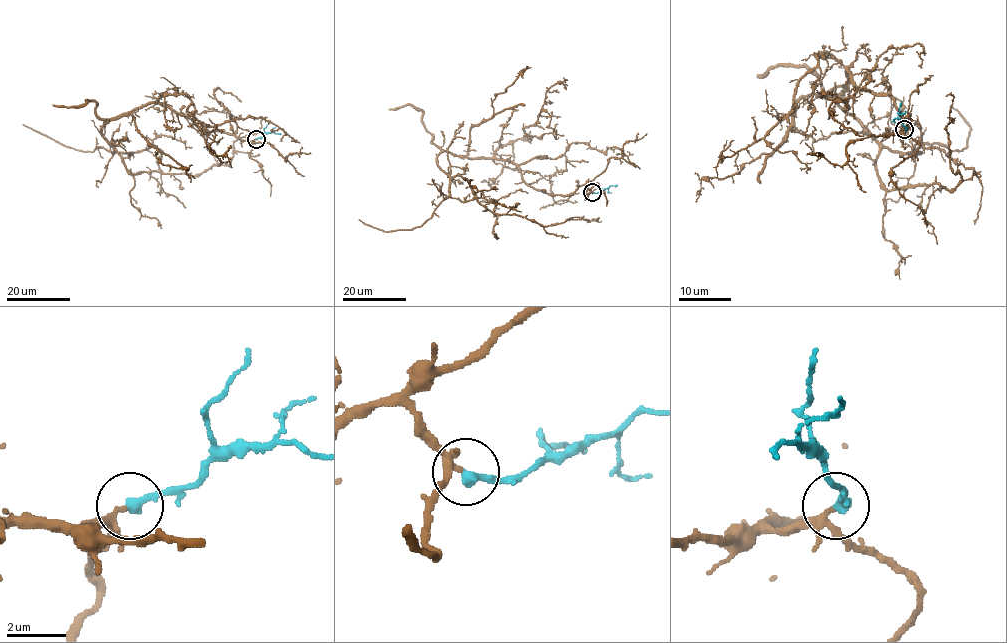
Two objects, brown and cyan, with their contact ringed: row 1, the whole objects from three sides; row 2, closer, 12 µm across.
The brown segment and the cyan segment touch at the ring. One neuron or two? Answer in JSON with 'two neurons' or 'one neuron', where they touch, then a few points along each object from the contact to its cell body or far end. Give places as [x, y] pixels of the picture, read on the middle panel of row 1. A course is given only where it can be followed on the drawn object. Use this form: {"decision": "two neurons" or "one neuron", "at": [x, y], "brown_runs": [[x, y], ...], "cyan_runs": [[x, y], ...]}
{"decision": "one neuron", "at": [592, 192], "brown_runs": [[592, 192], [581, 185], [547, 194], [502, 159], [437, 157], [497, 214], [547, 226], [599, 217]], "cyan_runs": [[592, 192], [617, 185]]}

